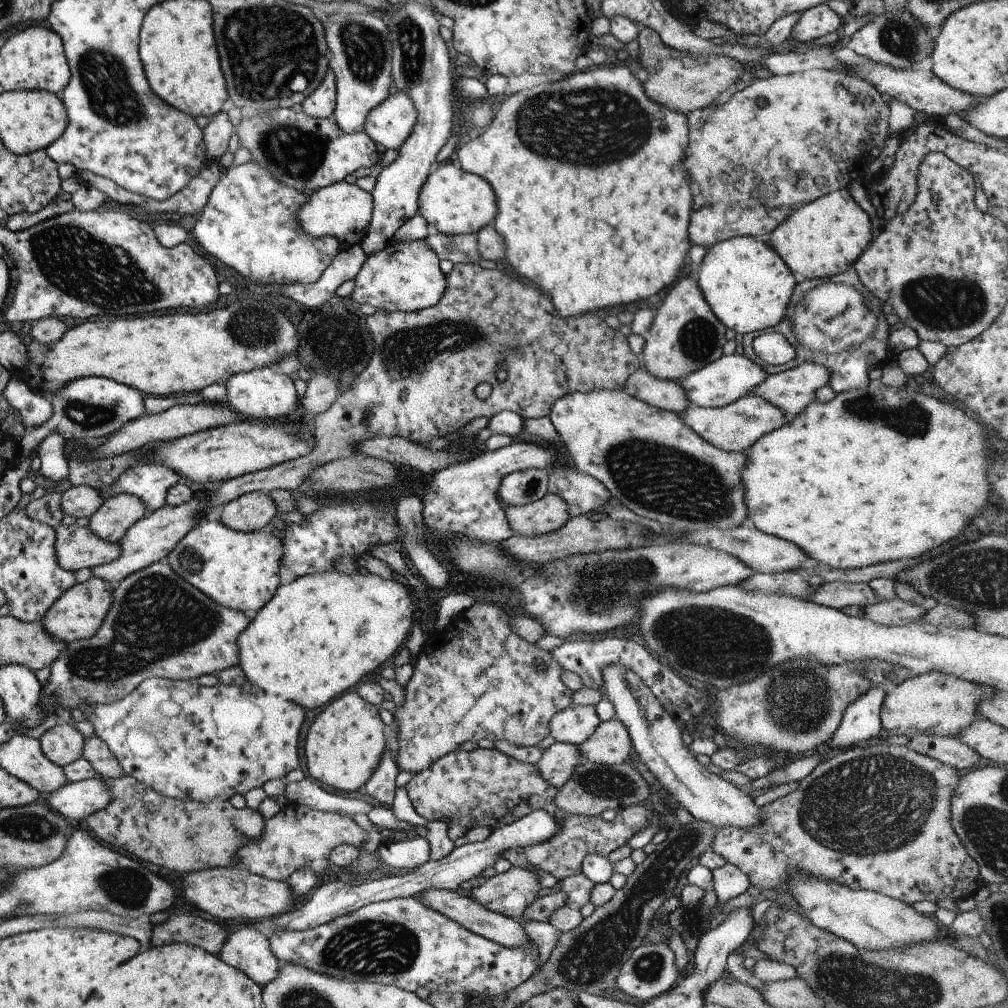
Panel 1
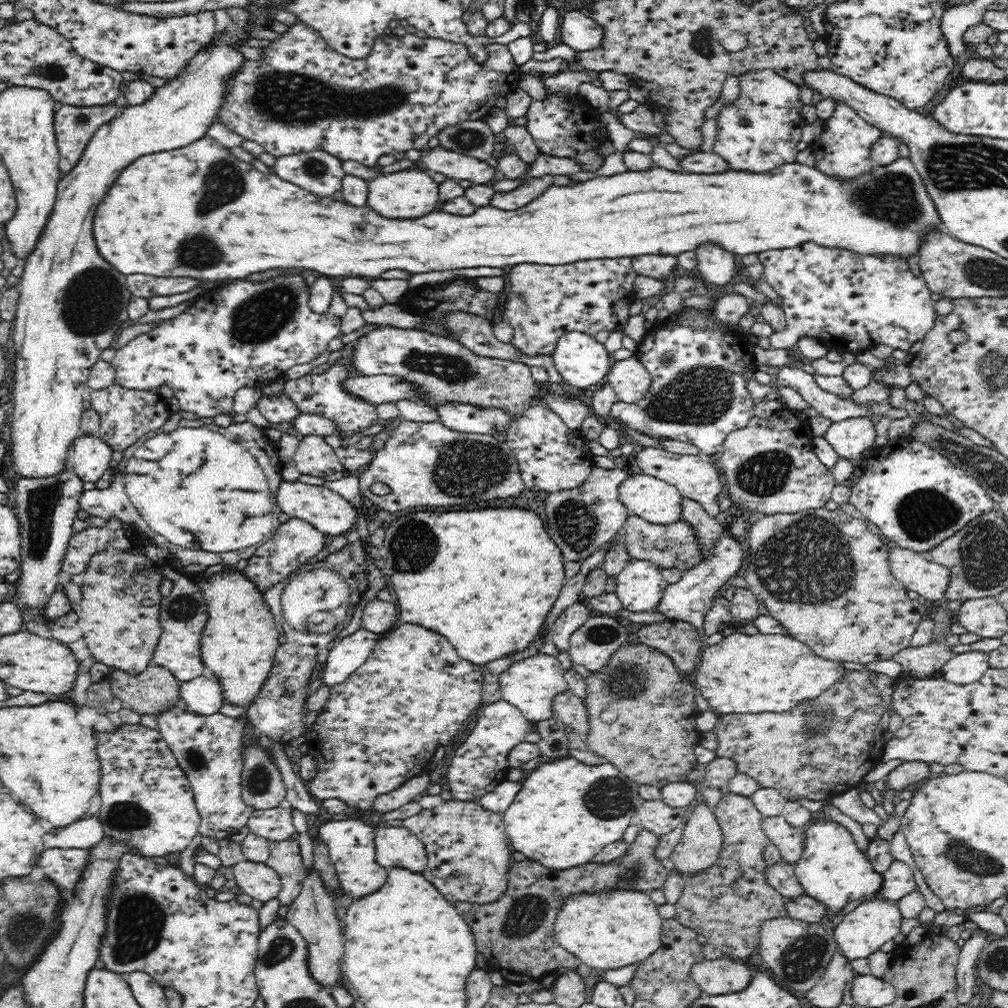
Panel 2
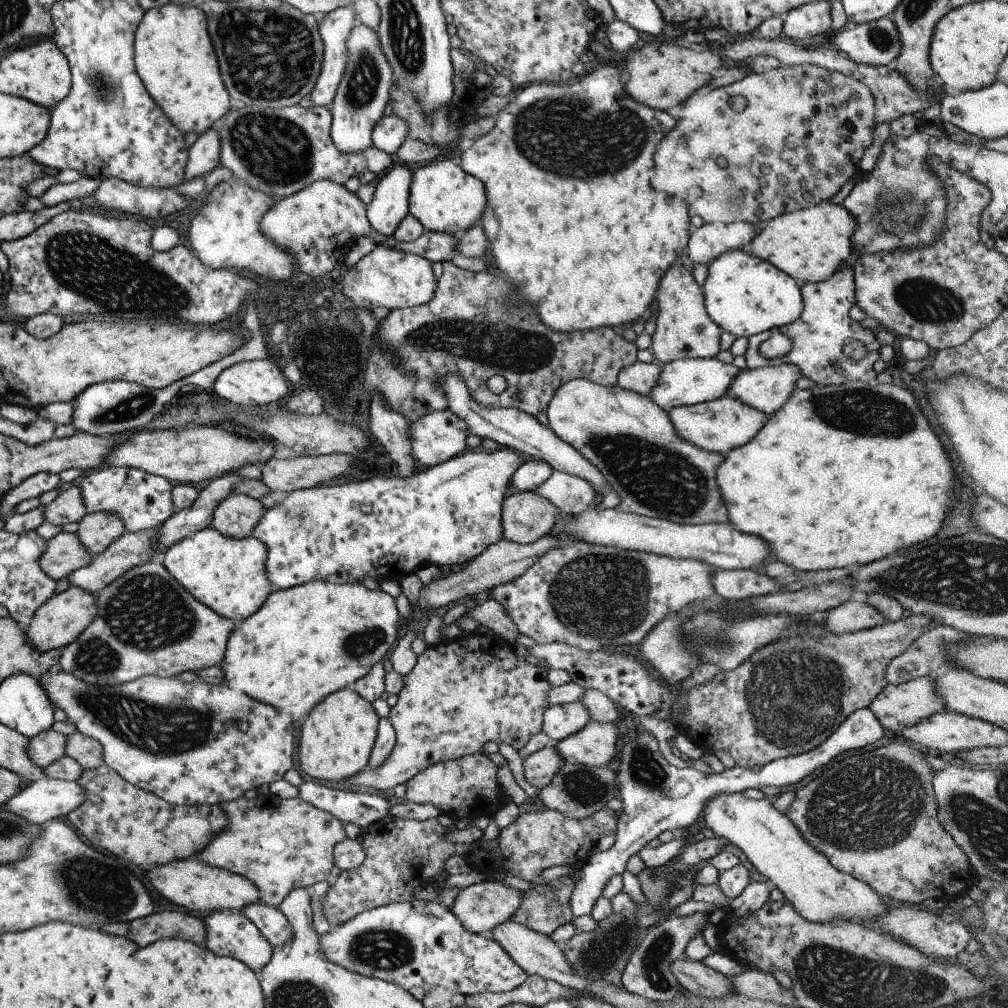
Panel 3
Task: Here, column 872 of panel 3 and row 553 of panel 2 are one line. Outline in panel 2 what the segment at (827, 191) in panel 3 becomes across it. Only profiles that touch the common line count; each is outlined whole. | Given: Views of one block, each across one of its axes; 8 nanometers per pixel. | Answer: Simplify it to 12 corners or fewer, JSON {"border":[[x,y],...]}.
{"border":[[100,552],[79,578],[90,656],[140,675],[160,626],[161,563]]}

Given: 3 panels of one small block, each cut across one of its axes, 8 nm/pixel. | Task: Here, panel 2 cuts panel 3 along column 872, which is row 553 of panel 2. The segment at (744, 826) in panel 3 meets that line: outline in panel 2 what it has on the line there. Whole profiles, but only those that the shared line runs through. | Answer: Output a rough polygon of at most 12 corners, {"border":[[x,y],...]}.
{"border":[[892,546],[890,569],[906,591],[946,602],[951,573],[927,555]]}

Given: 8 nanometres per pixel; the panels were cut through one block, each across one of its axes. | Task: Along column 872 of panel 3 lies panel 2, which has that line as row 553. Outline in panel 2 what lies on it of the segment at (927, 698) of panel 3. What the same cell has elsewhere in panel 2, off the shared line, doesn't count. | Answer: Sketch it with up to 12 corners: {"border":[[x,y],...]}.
{"border":[[682,499],[682,520],[695,530],[702,562],[724,530],[702,506]]}

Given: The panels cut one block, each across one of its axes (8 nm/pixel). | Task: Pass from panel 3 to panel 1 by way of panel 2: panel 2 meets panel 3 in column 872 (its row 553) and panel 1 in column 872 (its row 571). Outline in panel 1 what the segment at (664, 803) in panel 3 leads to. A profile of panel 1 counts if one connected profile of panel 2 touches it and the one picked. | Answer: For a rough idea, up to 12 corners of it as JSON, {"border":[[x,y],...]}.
{"border":[[872,684],[849,704],[824,750],[878,735],[884,694]]}

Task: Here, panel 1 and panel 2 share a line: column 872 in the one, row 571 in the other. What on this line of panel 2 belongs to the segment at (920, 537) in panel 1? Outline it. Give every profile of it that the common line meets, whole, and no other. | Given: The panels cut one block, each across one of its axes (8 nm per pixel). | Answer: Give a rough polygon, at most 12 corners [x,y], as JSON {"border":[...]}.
{"border":[[518,508],[408,514],[397,624],[476,666],[526,650],[566,581]]}

